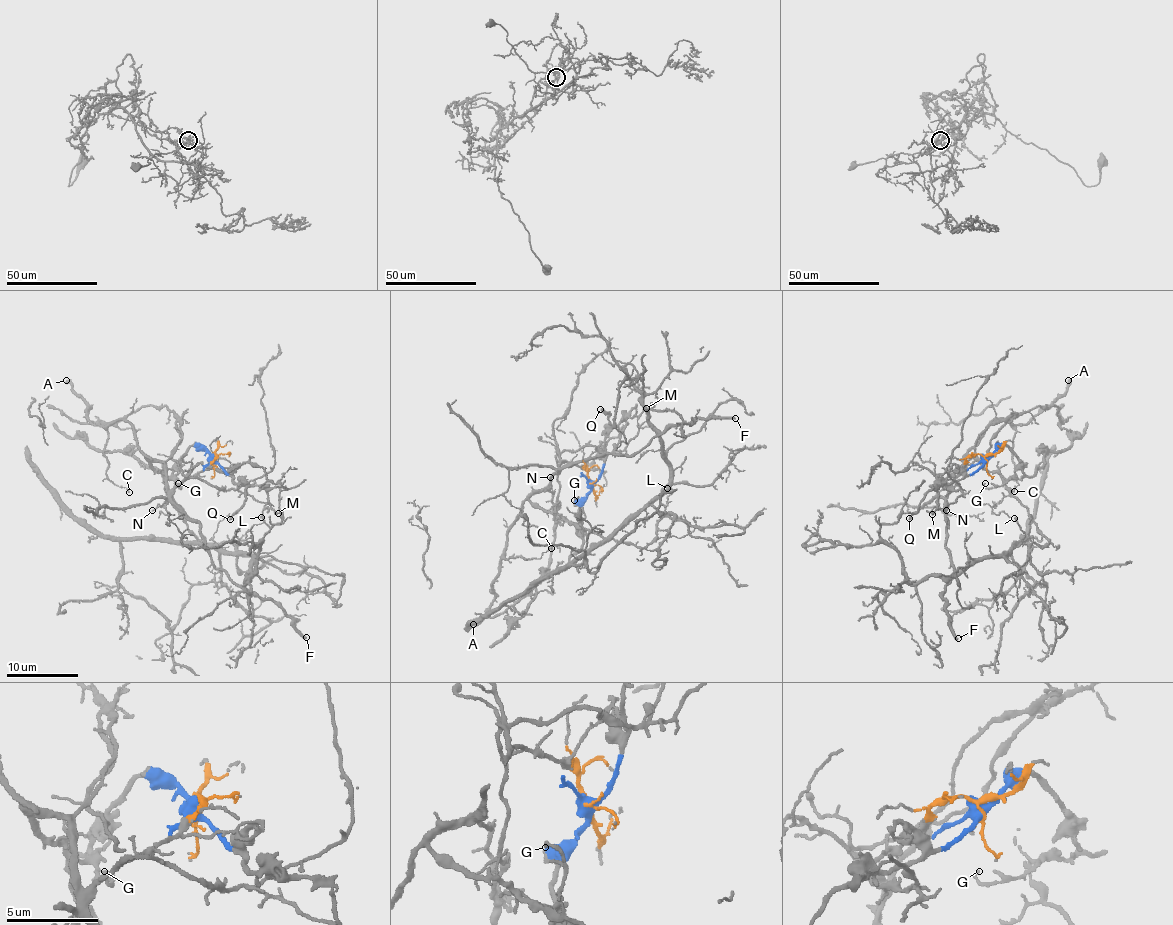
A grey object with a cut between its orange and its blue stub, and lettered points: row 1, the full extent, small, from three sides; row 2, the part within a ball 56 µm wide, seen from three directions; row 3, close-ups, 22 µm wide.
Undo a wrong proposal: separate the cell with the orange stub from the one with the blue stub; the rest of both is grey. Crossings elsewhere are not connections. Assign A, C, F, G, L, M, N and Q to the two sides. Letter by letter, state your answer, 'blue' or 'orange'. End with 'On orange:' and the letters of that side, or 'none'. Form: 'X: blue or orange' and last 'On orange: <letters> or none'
A: orange
C: orange
F: orange
G: blue
L: orange
M: blue
N: orange
Q: blue
On orange: A, C, F, L, N

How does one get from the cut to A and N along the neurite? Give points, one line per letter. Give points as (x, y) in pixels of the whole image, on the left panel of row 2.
A: (212, 456), (206, 468), (168, 487), (164, 465), (140, 451), (131, 425), (93, 425), (66, 380)
N: (212, 456), (217, 454), (206, 468), (188, 478), (167, 501), (152, 510)

